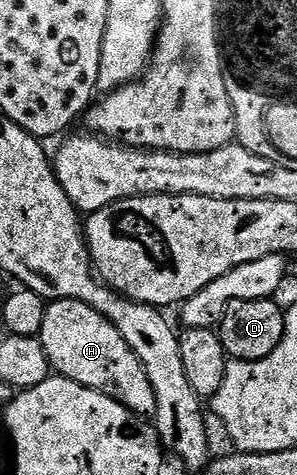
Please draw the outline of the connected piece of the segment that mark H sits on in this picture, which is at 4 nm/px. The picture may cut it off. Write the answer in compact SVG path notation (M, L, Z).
M53 300L48 303L45 322L39 331L38 340L45 346L45 354L51 359L52 369L58 375L69 378L86 388L97 390L109 398L113 398L119 404L124 404L131 412L135 412L144 418L154 417L157 406L157 394L153 392L153 382L149 380L149 374L145 372L145 366L137 358L117 330L113 322L109 322L93 306L89 306L80 300Z

